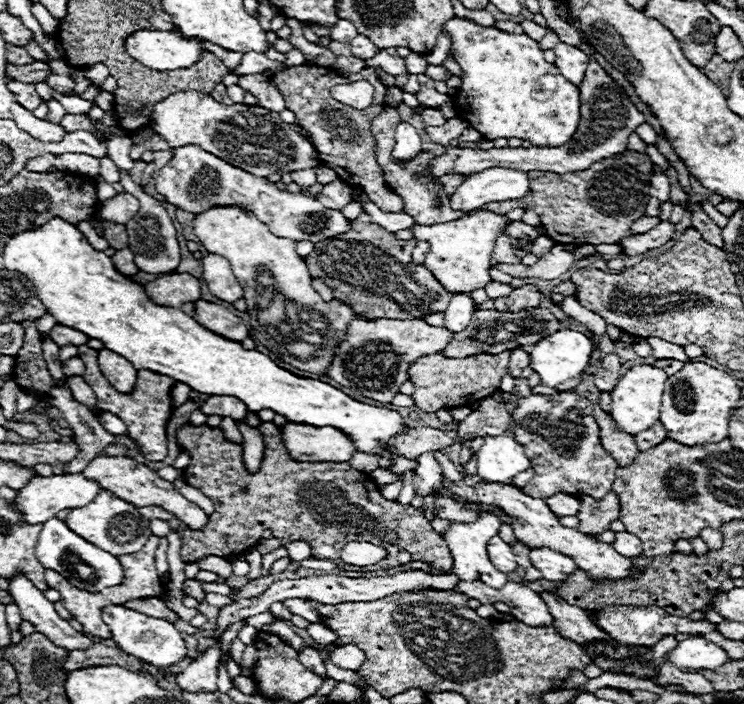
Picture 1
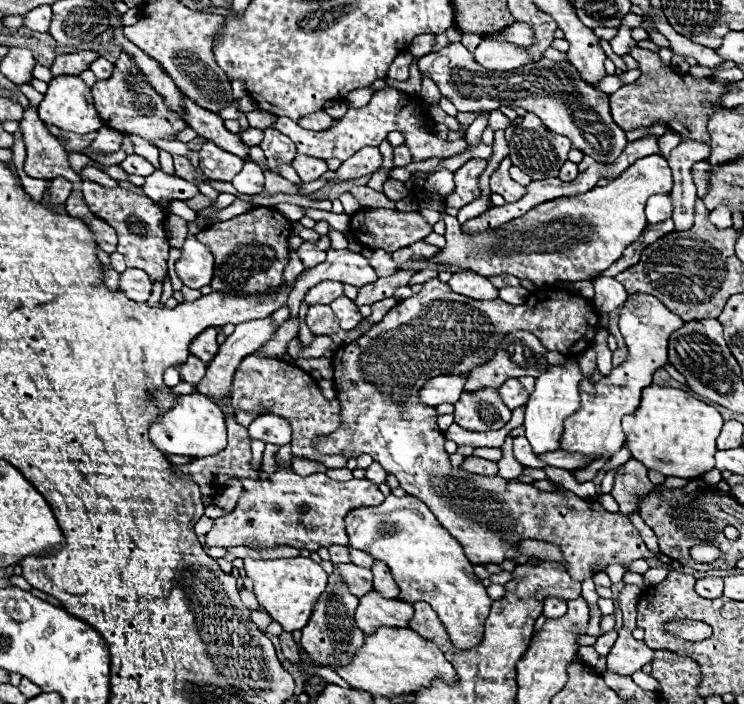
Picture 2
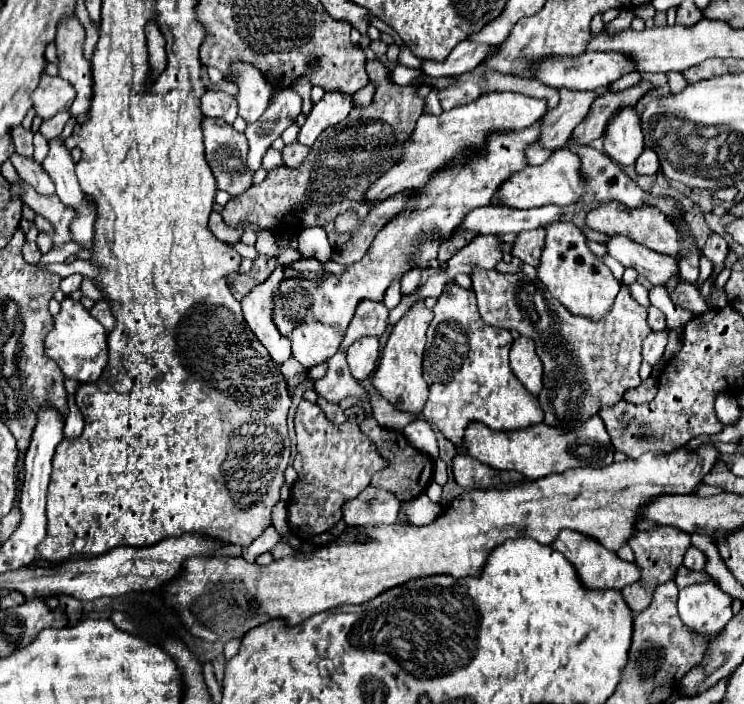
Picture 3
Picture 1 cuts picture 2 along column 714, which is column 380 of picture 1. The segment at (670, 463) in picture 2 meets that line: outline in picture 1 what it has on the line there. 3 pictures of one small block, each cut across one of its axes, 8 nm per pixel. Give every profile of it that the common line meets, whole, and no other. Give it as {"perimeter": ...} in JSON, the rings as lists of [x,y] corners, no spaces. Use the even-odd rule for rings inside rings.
{"perimeter":[[[58,216],[52,218],[50,222],[26,230],[20,234],[14,234],[2,250],[4,256],[4,268],[22,272],[28,276],[34,284],[34,290],[38,292],[38,300],[46,306],[48,314],[52,314],[58,324],[76,328],[84,332],[90,338],[102,340],[106,348],[112,352],[124,356],[134,364],[136,370],[150,370],[162,376],[170,376],[178,382],[188,384],[196,392],[212,394],[212,396],[236,396],[246,404],[250,412],[258,412],[264,408],[274,410],[276,414],[286,416],[290,422],[300,422],[300,424],[312,424],[312,426],[334,426],[342,432],[346,432],[352,440],[354,446],[362,452],[382,452],[386,460],[382,460],[382,468],[388,470],[390,464],[394,462],[394,454],[384,448],[384,442],[390,436],[396,436],[398,432],[406,432],[408,426],[402,424],[402,418],[398,412],[384,410],[384,408],[374,408],[362,402],[352,400],[344,392],[332,388],[330,384],[310,380],[310,378],[298,378],[290,374],[288,370],[282,370],[276,366],[276,362],[256,350],[244,350],[240,342],[226,340],[210,330],[206,330],[202,324],[198,324],[194,318],[184,314],[178,308],[168,308],[168,306],[158,306],[150,300],[146,294],[144,284],[136,284],[128,276],[120,274],[114,268],[114,262],[110,256],[106,256],[100,250],[94,250],[92,244],[86,240],[86,236],[70,222],[60,220]]]}

